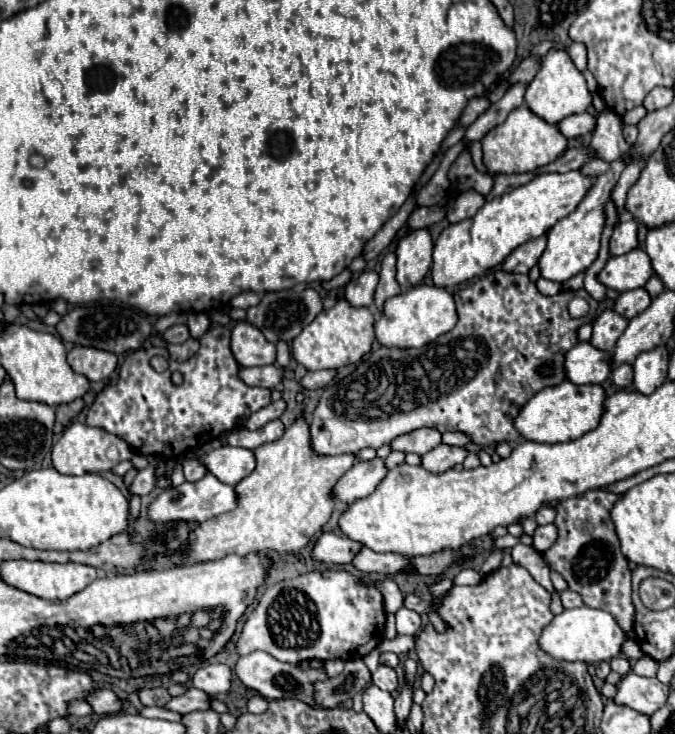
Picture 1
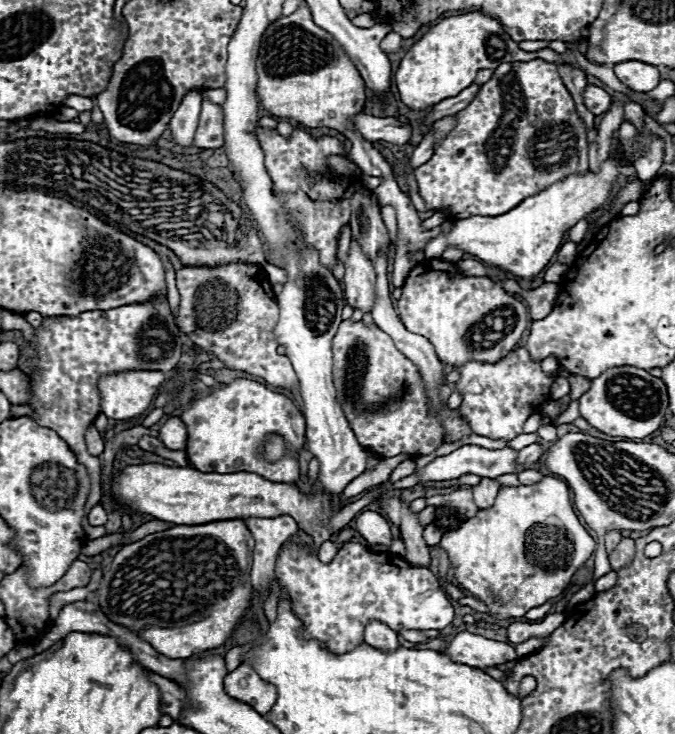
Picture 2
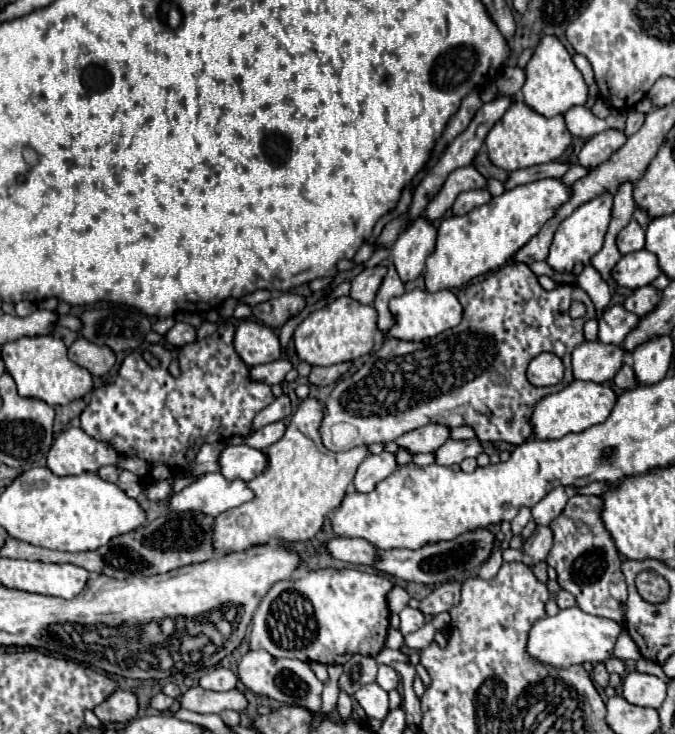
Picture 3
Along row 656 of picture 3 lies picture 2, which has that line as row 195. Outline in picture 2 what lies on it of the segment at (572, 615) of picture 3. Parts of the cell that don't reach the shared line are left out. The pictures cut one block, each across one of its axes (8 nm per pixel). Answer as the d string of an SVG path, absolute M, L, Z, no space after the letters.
M622 158L606 160L598 174L586 172L568 176L562 182L548 186L546 190L528 196L524 202L502 216L472 216L464 220L454 220L448 232L440 232L436 238L426 242L424 254L428 260L440 258L442 252L452 246L464 250L464 254L480 258L484 264L494 266L510 274L512 278L534 280L556 254L564 232L570 230L580 218L606 204L616 186L614 182L618 176L618 164L622 164Z

